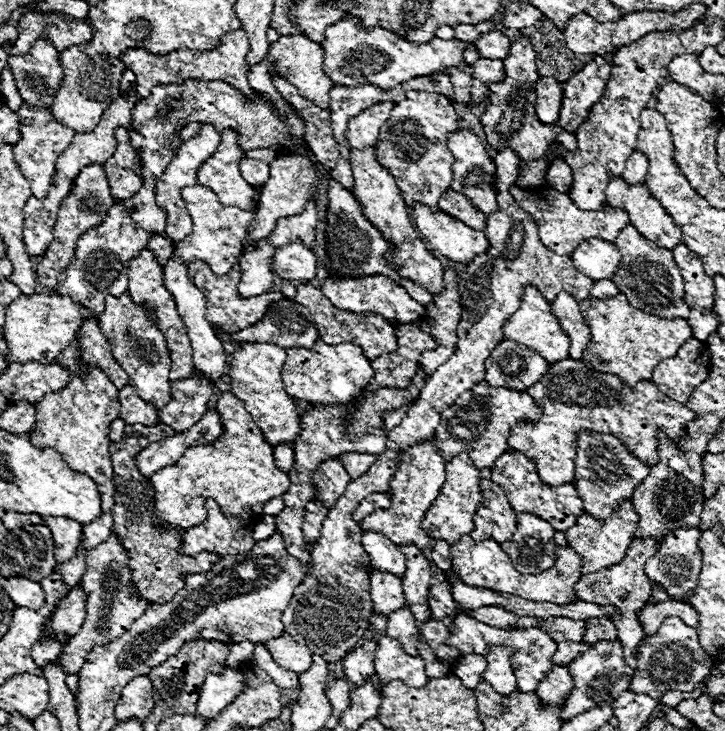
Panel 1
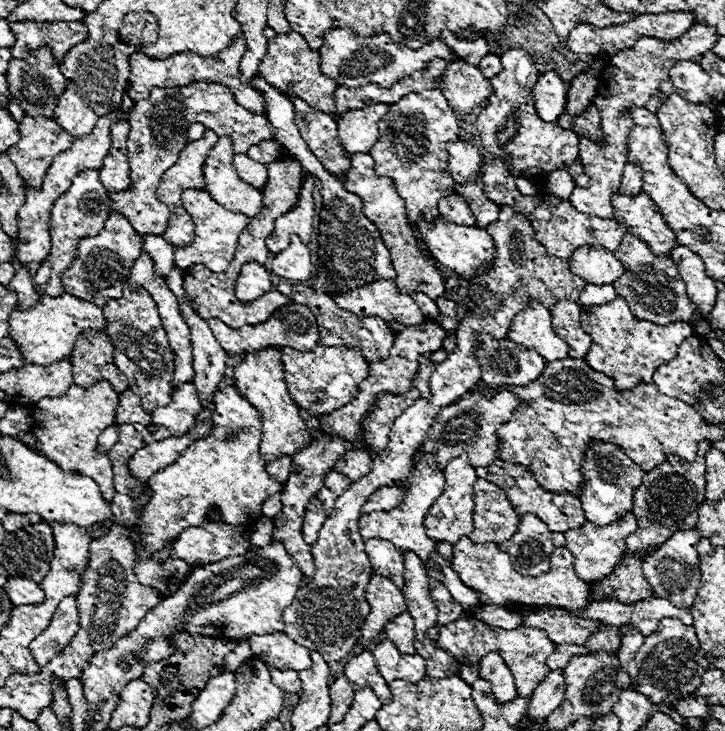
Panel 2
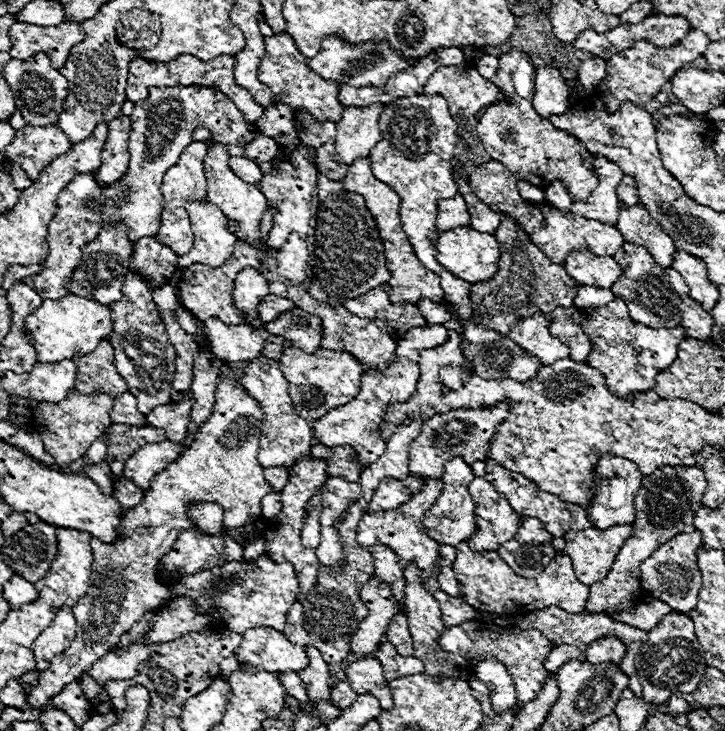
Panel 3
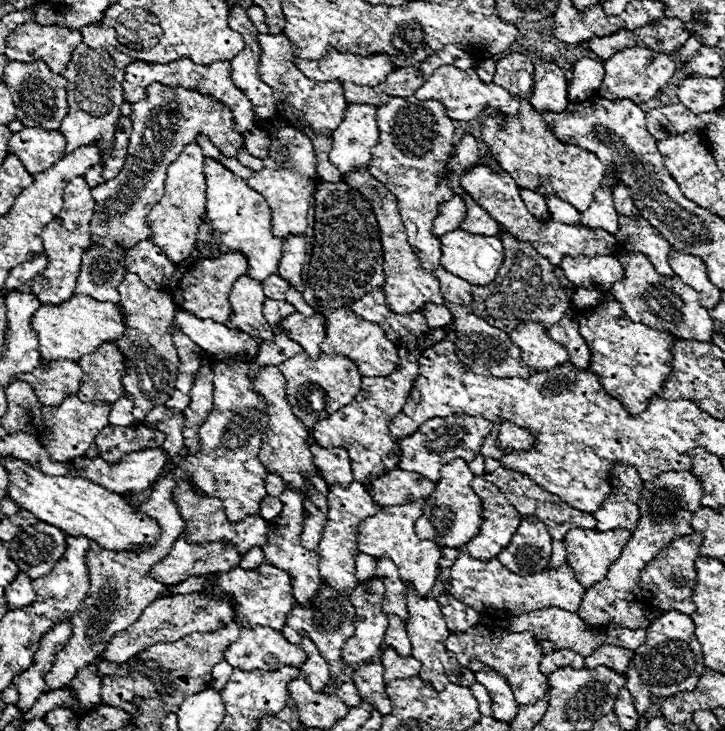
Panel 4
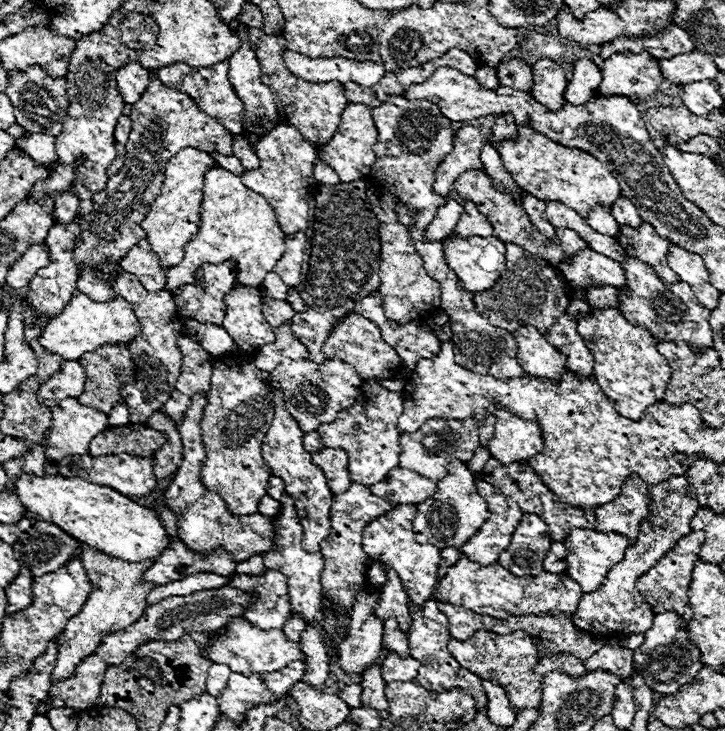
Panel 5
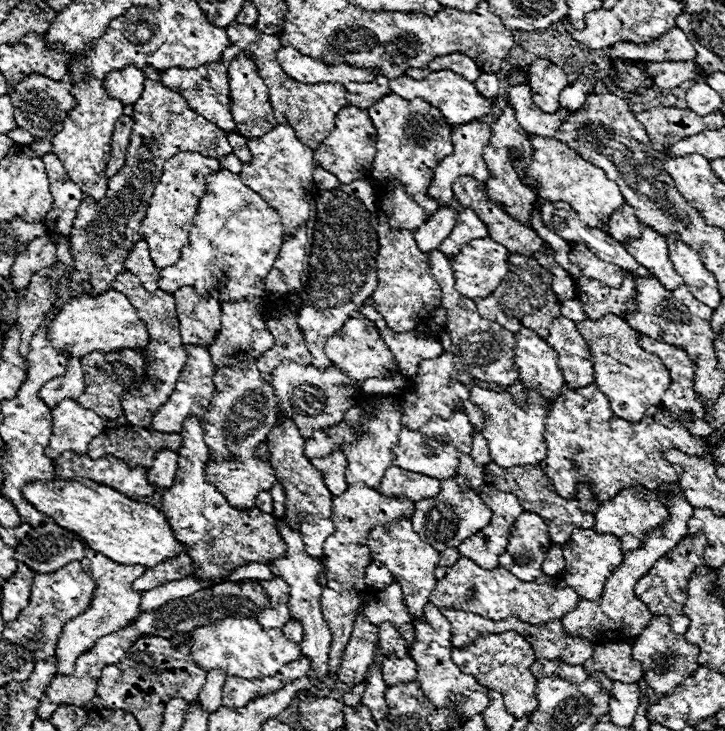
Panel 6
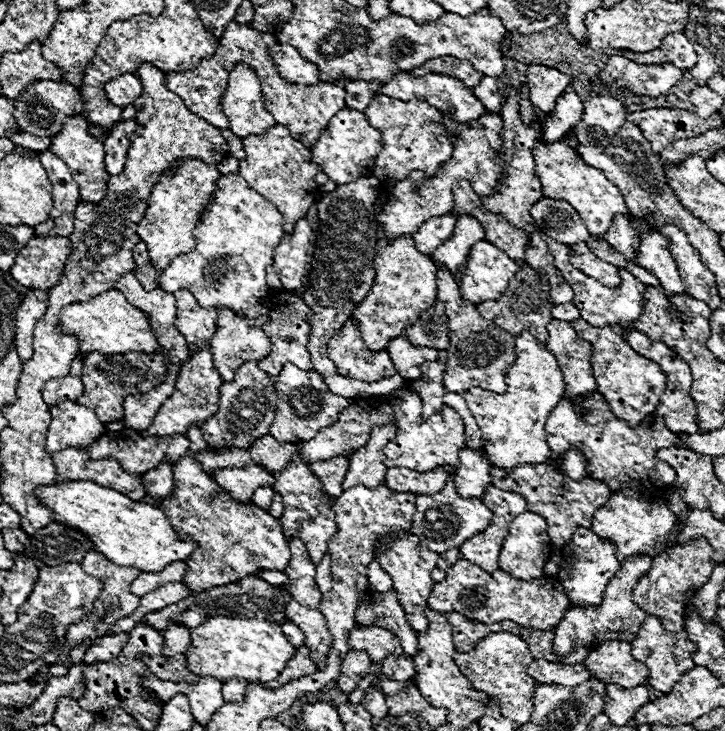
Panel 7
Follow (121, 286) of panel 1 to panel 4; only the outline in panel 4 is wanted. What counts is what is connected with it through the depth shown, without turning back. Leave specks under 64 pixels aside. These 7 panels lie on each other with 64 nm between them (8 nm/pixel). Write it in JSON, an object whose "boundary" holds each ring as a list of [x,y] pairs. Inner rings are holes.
{"boundary":[[[92,246],[82,254],[80,278],[76,282],[76,294],[86,294],[98,302],[120,302],[118,286],[126,274],[122,246],[116,250],[104,250],[104,246]]]}

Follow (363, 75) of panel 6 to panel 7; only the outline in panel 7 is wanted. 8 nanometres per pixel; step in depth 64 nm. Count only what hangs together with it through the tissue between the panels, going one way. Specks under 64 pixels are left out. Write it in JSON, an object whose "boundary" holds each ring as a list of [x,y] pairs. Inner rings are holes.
{"boundary":[[[276,44],[270,46],[270,56],[280,72],[280,76],[284,76],[284,80],[292,82],[292,84],[318,84],[320,76],[316,66],[312,66],[312,62],[304,60],[298,50],[294,50],[288,44]]]}

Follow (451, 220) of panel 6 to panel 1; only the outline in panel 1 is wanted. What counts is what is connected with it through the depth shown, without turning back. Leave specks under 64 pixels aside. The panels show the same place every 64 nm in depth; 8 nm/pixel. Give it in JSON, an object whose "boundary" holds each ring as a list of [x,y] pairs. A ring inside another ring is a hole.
{"boundary":[[[448,188],[444,192],[444,196],[438,200],[438,206],[440,206],[442,212],[466,222],[468,226],[472,226],[476,230],[486,228],[486,216],[464,194],[454,192],[452,188]]]}

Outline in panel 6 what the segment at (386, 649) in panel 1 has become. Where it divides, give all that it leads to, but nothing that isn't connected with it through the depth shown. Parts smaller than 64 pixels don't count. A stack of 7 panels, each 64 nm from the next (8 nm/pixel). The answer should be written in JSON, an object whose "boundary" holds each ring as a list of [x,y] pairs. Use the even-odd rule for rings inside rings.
{"boundary":[[[388,654],[382,662],[382,676],[388,686],[400,684],[400,682],[412,682],[418,676],[416,668],[418,666],[410,656],[398,658],[396,654]]]}

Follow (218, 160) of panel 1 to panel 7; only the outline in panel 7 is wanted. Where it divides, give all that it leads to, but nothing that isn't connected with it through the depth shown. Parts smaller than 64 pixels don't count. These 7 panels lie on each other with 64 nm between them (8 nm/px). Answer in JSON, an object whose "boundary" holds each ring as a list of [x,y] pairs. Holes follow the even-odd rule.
{"boundary":[[[222,174],[222,178],[216,180],[216,192],[214,192],[210,204],[206,206],[206,210],[196,226],[196,232],[192,232],[192,234],[196,240],[196,248],[188,254],[180,254],[172,260],[172,264],[158,276],[158,288],[168,290],[168,292],[188,288],[196,296],[200,306],[230,308],[234,312],[248,314],[250,318],[254,318],[256,324],[264,326],[268,322],[268,310],[270,310],[270,302],[262,300],[268,296],[266,268],[274,262],[274,248],[276,248],[276,244],[280,244],[280,238],[284,236],[282,214],[264,196],[260,196],[256,190],[252,190],[244,182],[244,178],[240,178],[238,174]]]}

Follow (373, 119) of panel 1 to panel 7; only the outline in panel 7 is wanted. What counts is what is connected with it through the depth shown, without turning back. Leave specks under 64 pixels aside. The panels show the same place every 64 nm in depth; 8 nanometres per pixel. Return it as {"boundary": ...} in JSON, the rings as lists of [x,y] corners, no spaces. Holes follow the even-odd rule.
{"boundary":[[[344,108],[330,120],[328,130],[324,130],[320,140],[310,148],[312,150],[312,160],[318,166],[322,166],[322,170],[338,186],[348,184],[348,182],[352,182],[360,176],[372,176],[374,158],[382,150],[380,138],[382,138],[382,132],[370,126],[366,114],[362,114],[358,110],[352,110],[352,108]]]}

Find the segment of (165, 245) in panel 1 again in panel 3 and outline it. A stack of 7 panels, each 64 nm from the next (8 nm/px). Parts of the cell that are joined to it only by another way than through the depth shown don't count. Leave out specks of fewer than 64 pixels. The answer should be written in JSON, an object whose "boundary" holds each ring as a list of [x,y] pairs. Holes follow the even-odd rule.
{"boundary":[[[142,238],[134,244],[132,254],[132,270],[140,270],[152,286],[168,284],[168,278],[178,270],[178,256],[164,244],[160,244],[158,238]]]}

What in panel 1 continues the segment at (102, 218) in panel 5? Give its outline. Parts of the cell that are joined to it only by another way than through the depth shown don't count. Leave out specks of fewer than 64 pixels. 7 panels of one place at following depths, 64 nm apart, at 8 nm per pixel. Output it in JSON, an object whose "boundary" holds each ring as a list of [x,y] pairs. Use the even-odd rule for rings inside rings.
{"boundary":[[[188,78],[184,84],[154,86],[150,96],[142,98],[136,104],[132,118],[134,118],[134,126],[136,126],[138,134],[144,136],[144,138],[130,138],[130,144],[140,152],[140,158],[142,158],[144,184],[132,198],[120,200],[120,202],[128,208],[136,226],[150,230],[150,232],[162,232],[166,228],[166,212],[160,210],[154,200],[156,180],[162,176],[162,172],[166,170],[168,162],[172,160],[176,148],[180,146],[182,140],[178,138],[178,132],[188,122],[212,124],[220,132],[226,128],[240,130],[240,146],[246,152],[254,150],[254,148],[272,148],[276,152],[288,150],[288,154],[296,154],[298,148],[306,146],[304,120],[296,112],[296,108],[292,108],[288,104],[288,114],[284,118],[278,118],[272,104],[266,100],[266,96],[256,92],[256,102],[248,102],[240,90],[232,88],[228,82],[222,82],[222,80],[204,82],[204,80]]]}

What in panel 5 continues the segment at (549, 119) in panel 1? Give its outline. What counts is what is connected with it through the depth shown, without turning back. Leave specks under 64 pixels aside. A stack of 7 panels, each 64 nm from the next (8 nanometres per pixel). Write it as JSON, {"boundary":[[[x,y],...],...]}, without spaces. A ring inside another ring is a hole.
{"boundary":[[[542,58],[536,64],[532,64],[532,98],[546,106],[550,112],[556,112],[564,106],[564,92],[566,92],[566,76],[562,66],[556,62]]]}

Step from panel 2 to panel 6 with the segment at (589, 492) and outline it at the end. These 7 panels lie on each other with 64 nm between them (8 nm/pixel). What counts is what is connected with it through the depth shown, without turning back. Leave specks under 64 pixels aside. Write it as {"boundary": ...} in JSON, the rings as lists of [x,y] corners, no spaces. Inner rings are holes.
{"boundary":[[[630,486],[620,490],[620,494],[614,496],[612,500],[600,504],[594,518],[596,518],[594,530],[598,534],[618,536],[622,540],[622,550],[628,552],[628,550],[640,548],[644,534],[652,528],[658,528],[666,520],[666,508],[662,506],[662,502],[658,502],[656,492],[648,490],[646,486]]]}

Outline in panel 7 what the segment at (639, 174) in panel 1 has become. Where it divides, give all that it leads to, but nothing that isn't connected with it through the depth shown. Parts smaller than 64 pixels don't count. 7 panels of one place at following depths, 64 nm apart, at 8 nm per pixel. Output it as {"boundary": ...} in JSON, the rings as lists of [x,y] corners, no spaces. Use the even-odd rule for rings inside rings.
{"boundary":[[[622,214],[622,216],[616,216],[616,220],[612,220],[612,226],[608,228],[608,234],[606,234],[606,240],[612,244],[614,250],[622,252],[624,256],[628,256],[630,260],[636,262],[634,258],[634,250],[638,248],[640,244],[640,236],[636,234],[636,230],[632,228],[632,222],[630,222],[630,214]]]}

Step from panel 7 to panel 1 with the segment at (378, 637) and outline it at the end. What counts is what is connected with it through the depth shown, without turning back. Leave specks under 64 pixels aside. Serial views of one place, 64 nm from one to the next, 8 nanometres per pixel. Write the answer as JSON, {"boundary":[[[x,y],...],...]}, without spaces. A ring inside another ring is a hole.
{"boundary":[[[400,608],[388,616],[388,630],[386,634],[392,634],[392,638],[398,638],[404,650],[412,656],[418,656],[418,626],[416,618],[408,608]]]}

